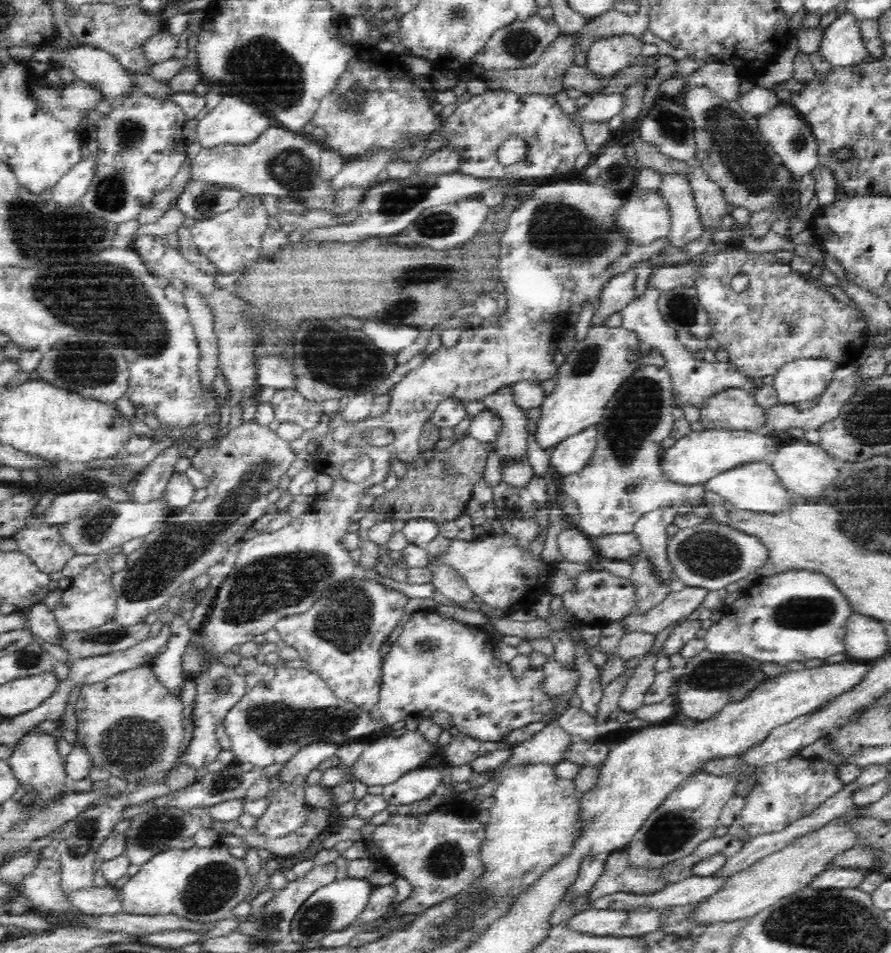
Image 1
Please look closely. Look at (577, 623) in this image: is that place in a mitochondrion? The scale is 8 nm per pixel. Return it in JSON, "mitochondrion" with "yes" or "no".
{"mitochondrion":"no"}

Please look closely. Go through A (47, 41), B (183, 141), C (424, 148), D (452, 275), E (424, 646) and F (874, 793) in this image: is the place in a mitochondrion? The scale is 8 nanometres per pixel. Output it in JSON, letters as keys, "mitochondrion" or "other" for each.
{"A":"other","B":"other","C":"other","D":"mitochondrion","E":"mitochondrion","F":"other"}

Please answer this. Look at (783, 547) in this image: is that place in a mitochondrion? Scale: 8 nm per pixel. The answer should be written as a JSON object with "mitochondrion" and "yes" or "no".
{"mitochondrion":"no"}

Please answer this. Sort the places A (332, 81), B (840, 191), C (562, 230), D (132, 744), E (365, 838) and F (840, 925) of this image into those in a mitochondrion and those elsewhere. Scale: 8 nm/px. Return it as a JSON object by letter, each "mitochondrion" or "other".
{"A":"mitochondrion","B":"other","C":"mitochondrion","D":"mitochondrion","E":"other","F":"mitochondrion"}

